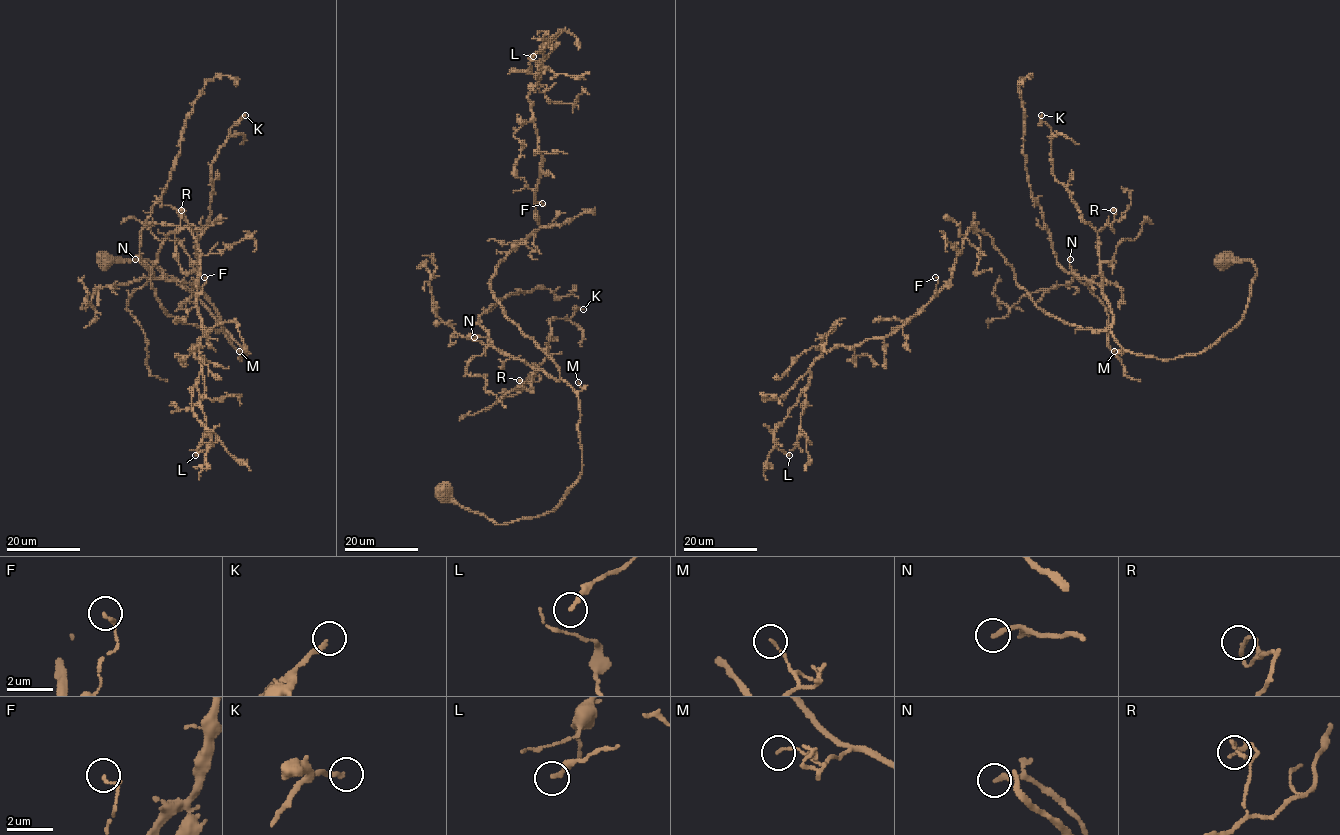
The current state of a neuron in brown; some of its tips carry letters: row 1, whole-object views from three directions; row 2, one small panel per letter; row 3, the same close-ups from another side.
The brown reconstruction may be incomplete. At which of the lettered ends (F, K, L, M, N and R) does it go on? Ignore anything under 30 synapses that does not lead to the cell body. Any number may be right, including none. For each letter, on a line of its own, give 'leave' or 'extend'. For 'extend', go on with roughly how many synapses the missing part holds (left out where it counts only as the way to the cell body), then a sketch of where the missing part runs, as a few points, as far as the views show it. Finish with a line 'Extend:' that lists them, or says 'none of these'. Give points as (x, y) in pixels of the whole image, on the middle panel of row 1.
F: leave
K: leave
L: leave
M: leave
N: extend; about 45 synapses; missing branch runs (474, 337), (467, 353), (439, 362), (426, 373), (433, 404), (452, 429), (448, 442), (466, 434)
R: leave
Extend: N

